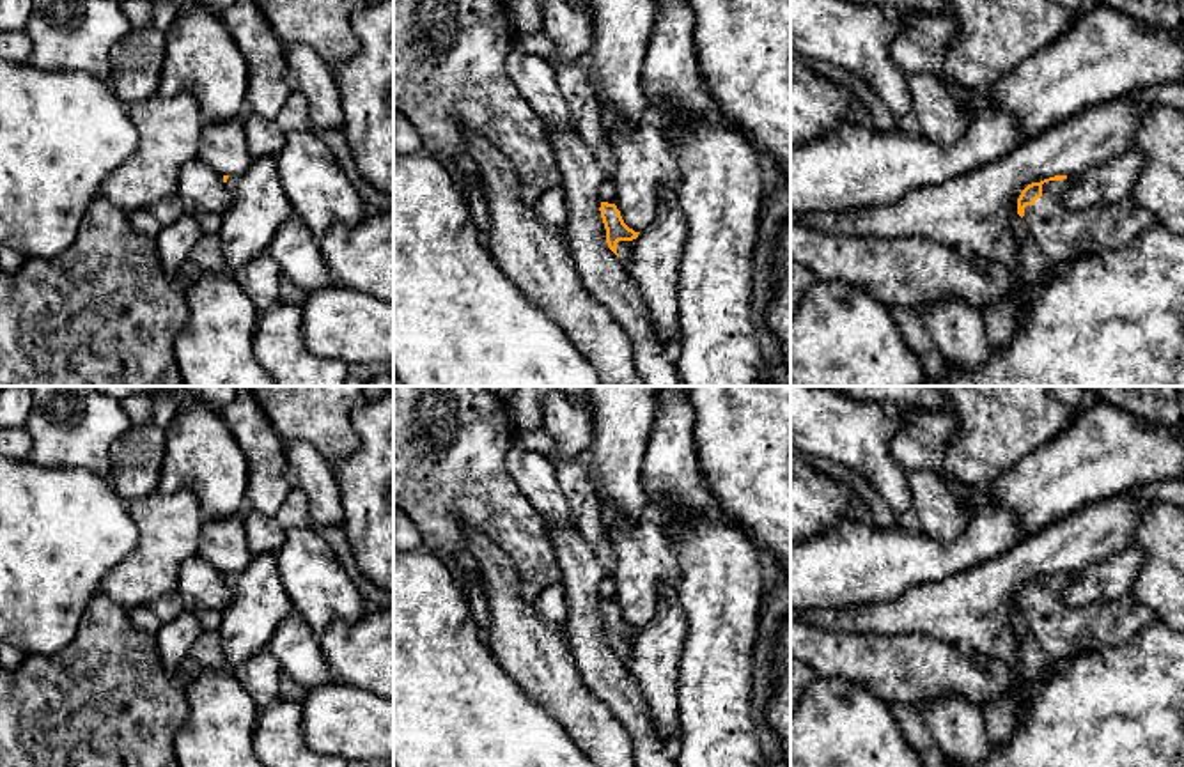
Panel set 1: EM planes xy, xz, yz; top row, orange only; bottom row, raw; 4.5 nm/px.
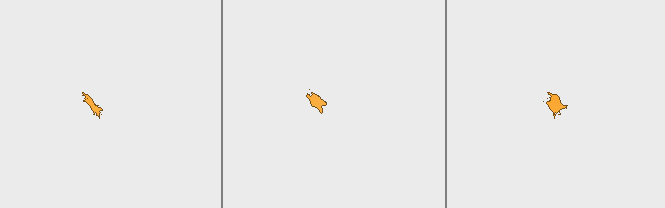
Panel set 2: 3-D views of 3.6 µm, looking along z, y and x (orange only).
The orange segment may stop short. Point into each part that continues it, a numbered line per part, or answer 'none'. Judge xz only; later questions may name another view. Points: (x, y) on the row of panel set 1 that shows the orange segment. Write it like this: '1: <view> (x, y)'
1: xz (653, 259)

